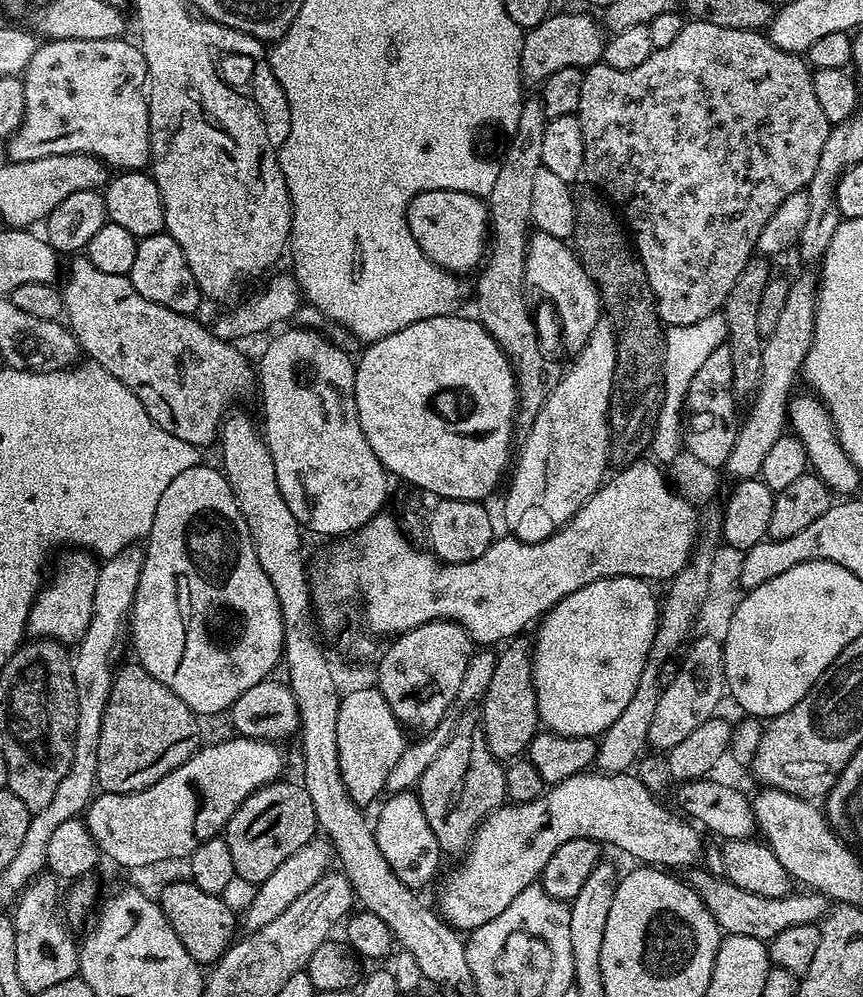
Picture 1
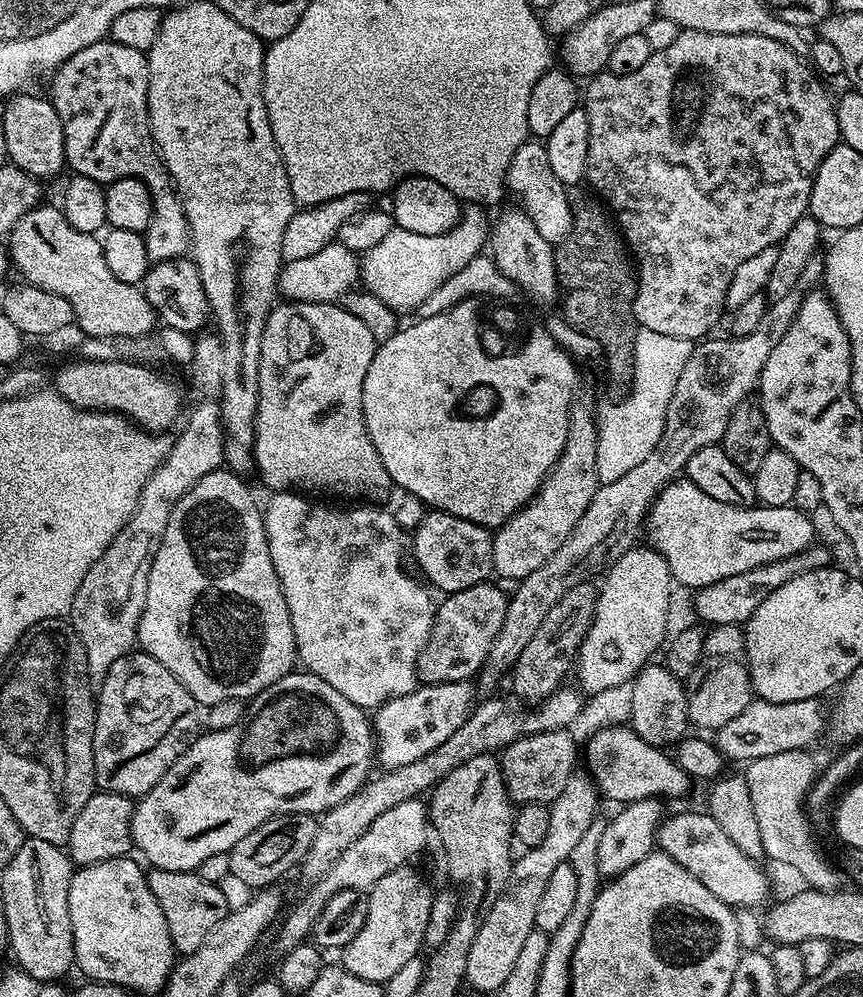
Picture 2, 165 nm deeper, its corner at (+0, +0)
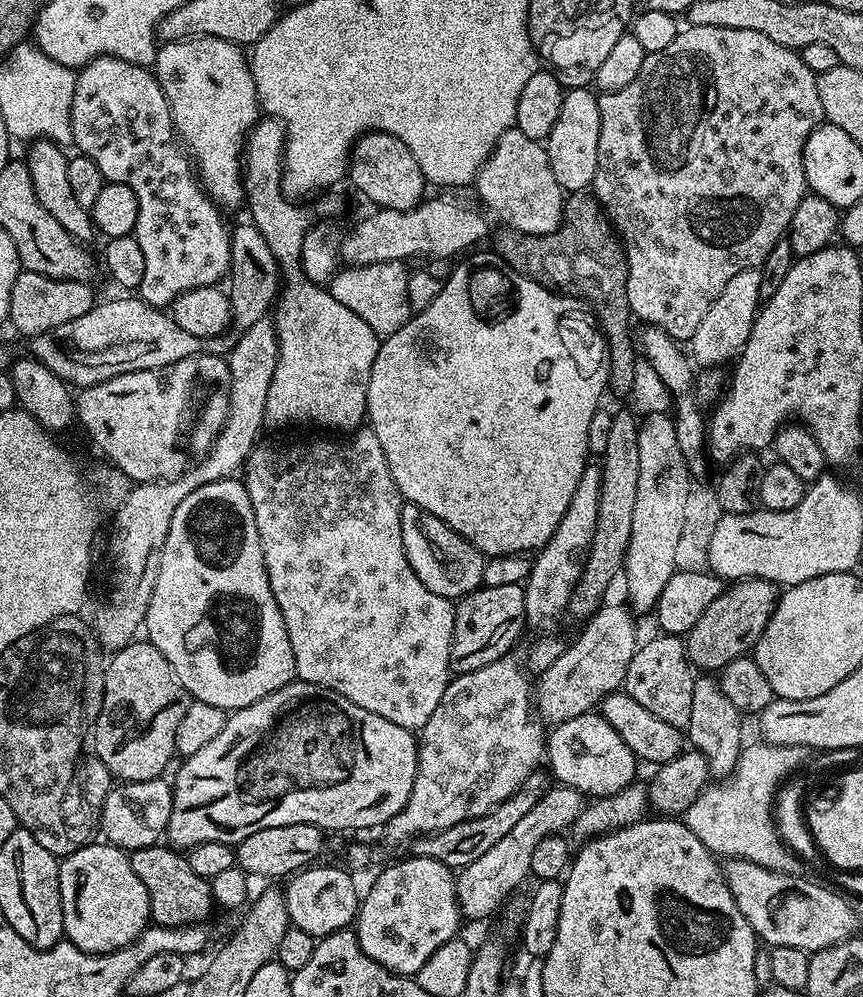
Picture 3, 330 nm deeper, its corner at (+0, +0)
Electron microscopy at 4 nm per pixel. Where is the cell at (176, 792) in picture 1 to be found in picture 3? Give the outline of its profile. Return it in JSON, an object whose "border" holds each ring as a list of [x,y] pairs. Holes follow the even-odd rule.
{"border":[[[291,680],[286,686],[258,698],[245,708],[235,709],[229,715],[226,726],[222,726],[222,731],[215,738],[210,738],[202,750],[198,750],[193,756],[187,757],[183,761],[184,765],[176,772],[176,780],[172,784],[172,809],[170,810],[170,820],[166,840],[171,847],[177,850],[190,850],[202,842],[222,842],[223,844],[238,845],[250,834],[258,830],[266,830],[270,826],[294,826],[295,824],[313,824],[321,830],[332,832],[344,832],[347,828],[376,828],[388,823],[402,806],[410,798],[410,790],[414,786],[416,777],[416,754],[418,751],[418,740],[409,729],[398,726],[394,722],[386,722],[378,714],[370,714],[362,706],[354,706],[350,698],[342,698],[329,688],[314,686],[305,680]]]}

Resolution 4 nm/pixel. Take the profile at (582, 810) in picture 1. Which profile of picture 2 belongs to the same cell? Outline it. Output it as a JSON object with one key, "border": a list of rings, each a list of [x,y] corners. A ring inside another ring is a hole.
{"border":[[[707,811],[665,815],[660,821],[660,829],[656,831],[656,843],[659,851],[690,870],[690,874],[694,874],[694,878],[698,878],[698,882],[702,882],[702,886],[706,886],[706,890],[710,890],[710,894],[724,904],[756,908],[759,904],[769,903],[768,876],[760,869],[761,865],[742,854],[742,850],[730,842],[726,830],[722,830],[722,826],[718,826]]]}

